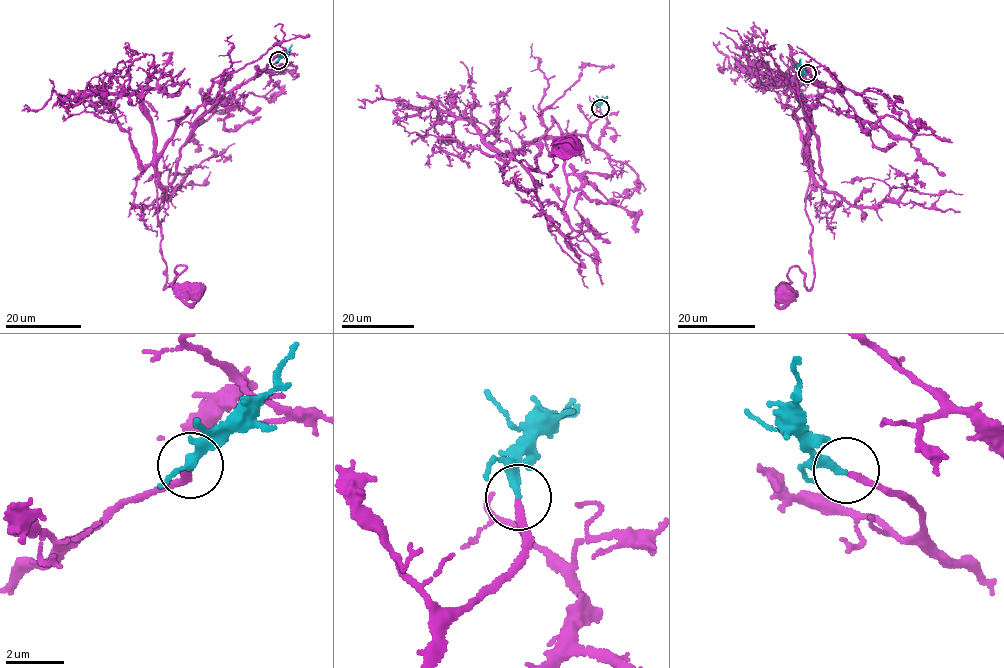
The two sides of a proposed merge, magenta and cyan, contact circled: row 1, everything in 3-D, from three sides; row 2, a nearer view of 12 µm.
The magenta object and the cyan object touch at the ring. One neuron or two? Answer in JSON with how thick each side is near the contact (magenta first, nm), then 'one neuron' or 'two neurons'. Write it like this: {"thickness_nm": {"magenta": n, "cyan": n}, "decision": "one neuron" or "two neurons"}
{"thickness_nm": {"magenta": 220, "cyan": 300}, "decision": "one neuron"}

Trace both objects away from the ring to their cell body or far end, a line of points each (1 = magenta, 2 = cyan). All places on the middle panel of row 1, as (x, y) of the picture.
1: (600, 108), (586, 134), (534, 139), (514, 157), (551, 176), (559, 149), (553, 149), (552, 153), (571, 146)
2: (600, 108), (599, 104), (607, 95)

